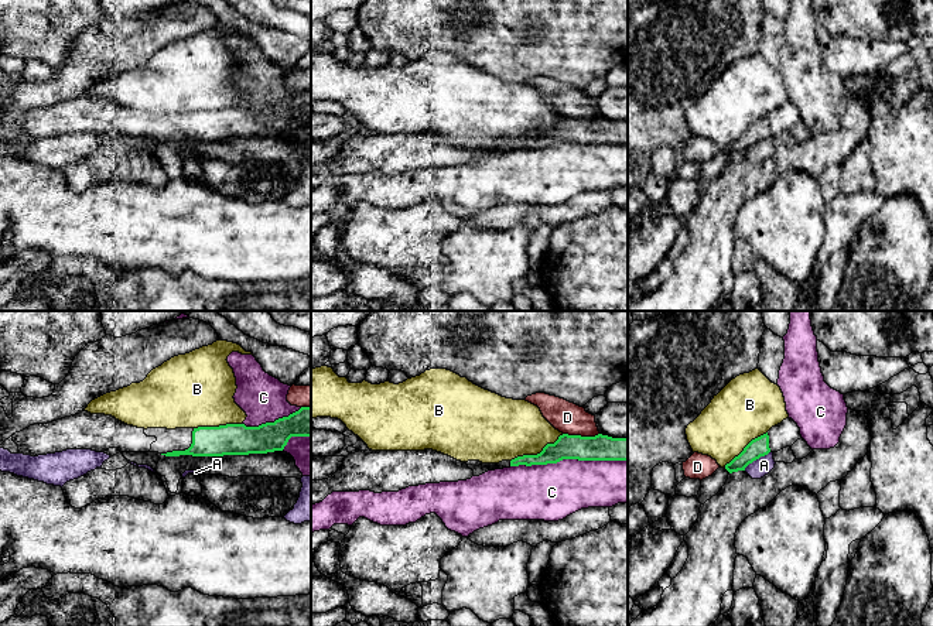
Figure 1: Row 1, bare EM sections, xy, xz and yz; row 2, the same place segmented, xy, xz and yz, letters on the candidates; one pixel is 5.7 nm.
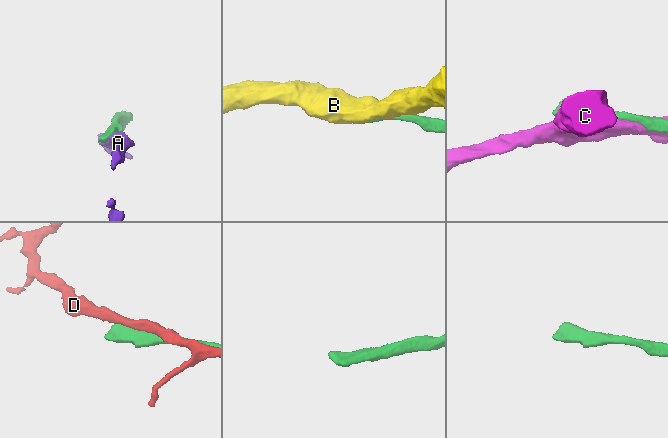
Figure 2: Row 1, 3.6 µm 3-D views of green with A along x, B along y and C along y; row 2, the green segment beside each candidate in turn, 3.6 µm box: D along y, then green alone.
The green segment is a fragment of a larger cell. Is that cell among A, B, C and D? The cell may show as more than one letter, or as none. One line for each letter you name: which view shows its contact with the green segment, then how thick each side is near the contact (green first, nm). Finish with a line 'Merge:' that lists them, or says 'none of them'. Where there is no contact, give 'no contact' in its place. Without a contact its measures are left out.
Merge: none of them

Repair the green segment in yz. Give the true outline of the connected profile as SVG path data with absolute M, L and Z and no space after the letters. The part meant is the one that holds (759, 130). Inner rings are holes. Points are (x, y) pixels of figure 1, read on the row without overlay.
M787 100L780 107L772 110L766 117L752 123L738 140L725 148L725 153L729 157L745 154L749 147L761 140L792 130L800 122L800 112Z

